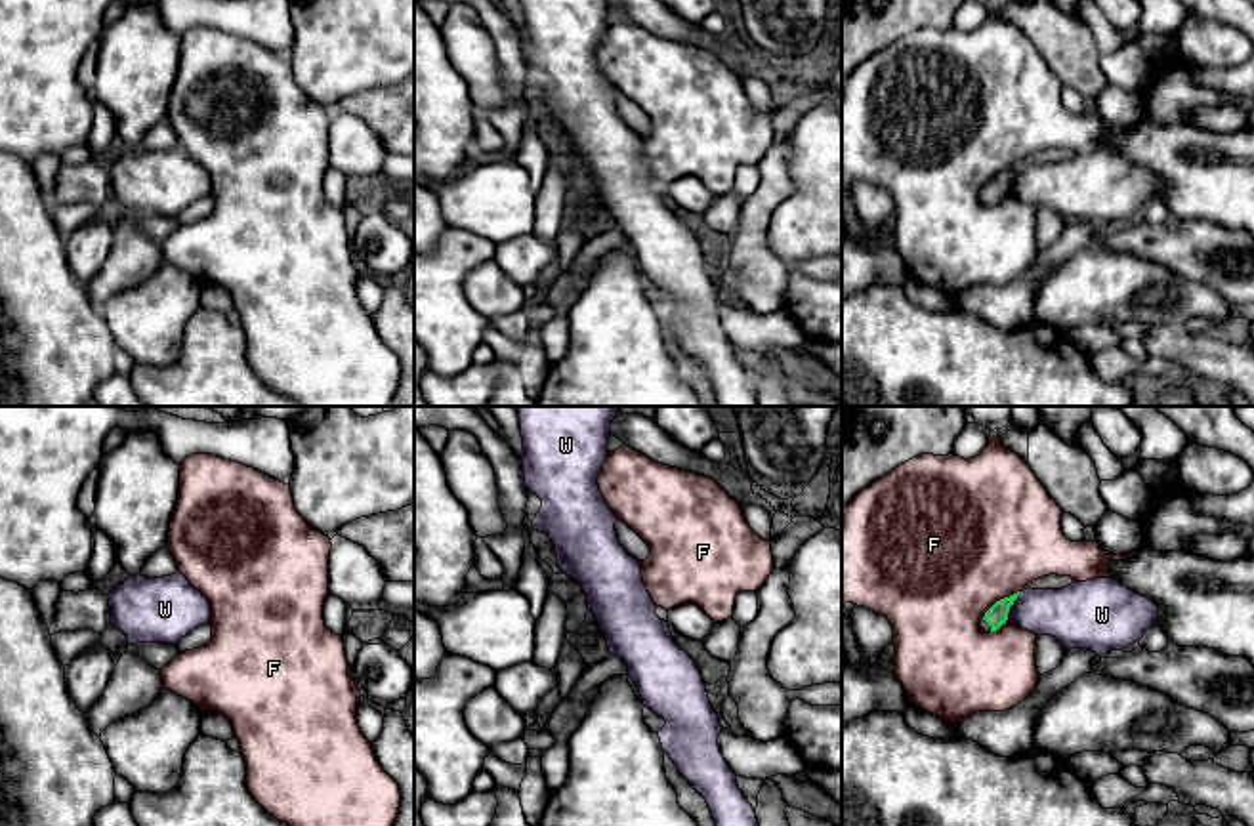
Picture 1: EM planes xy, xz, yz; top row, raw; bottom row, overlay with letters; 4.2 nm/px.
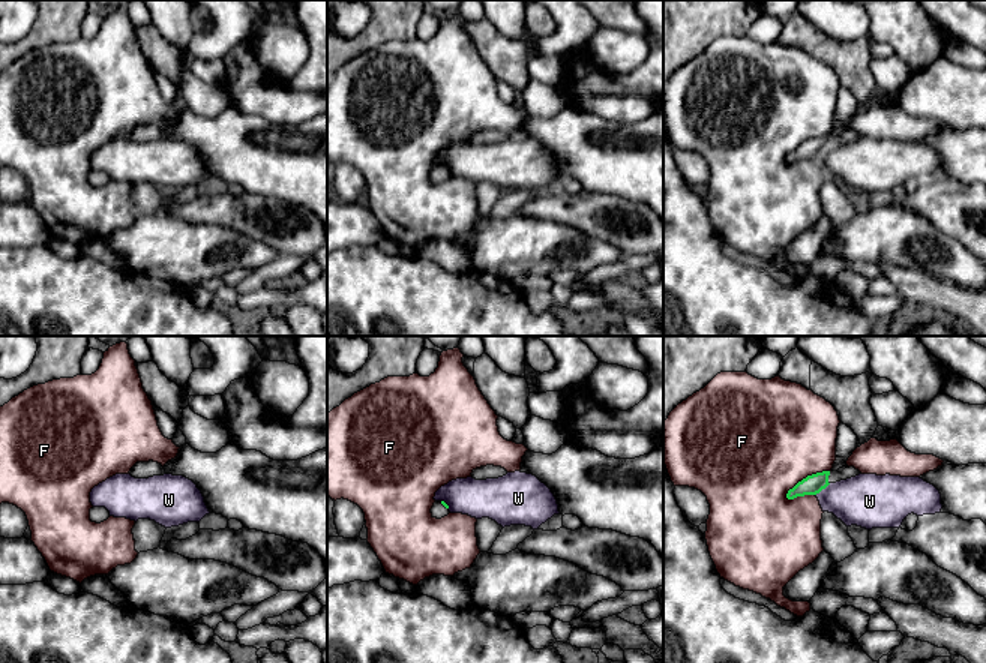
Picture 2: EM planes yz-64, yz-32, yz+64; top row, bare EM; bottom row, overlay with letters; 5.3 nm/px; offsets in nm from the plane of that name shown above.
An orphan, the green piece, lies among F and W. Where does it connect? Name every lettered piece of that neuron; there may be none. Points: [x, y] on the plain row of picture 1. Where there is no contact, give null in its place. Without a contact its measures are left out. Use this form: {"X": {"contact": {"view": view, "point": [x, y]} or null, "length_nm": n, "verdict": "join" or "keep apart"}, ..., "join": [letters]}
{"F": {"contact": {"view": "yz", "point": [1001, 172]}, "length_nm": 200, "verdict": "keep apart"}, "W": {"contact": {"view": "yz", "point": [1010, 178]}, "length_nm": 140, "verdict": "keep apart"}, "join": []}

